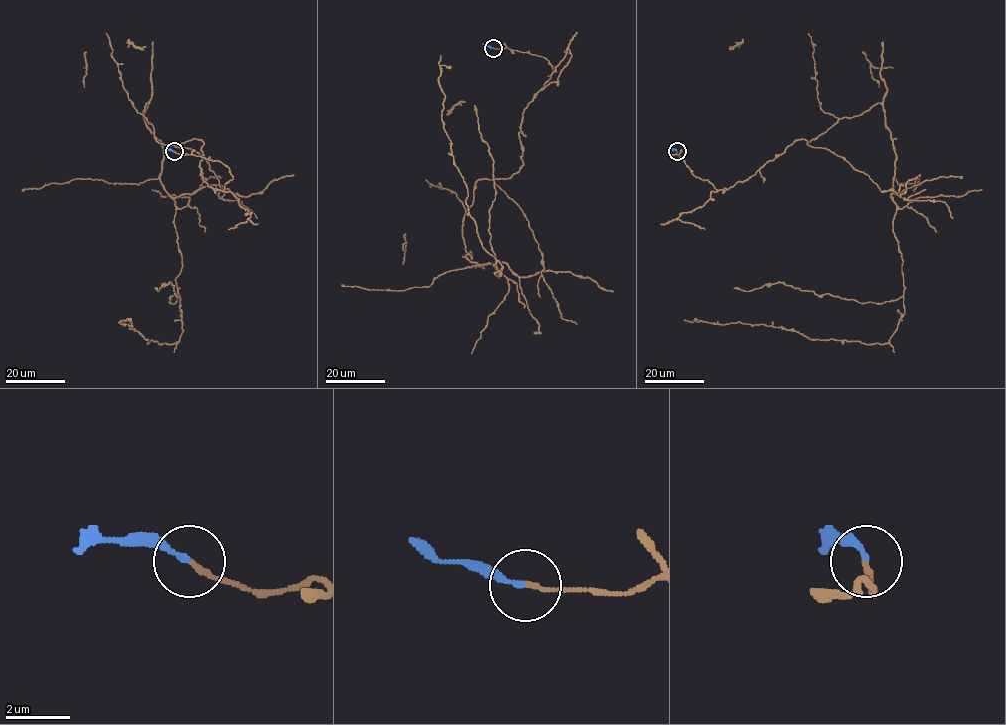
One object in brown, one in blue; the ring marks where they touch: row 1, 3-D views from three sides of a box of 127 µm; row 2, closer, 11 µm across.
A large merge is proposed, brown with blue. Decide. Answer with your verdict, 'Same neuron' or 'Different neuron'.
Same neuron

